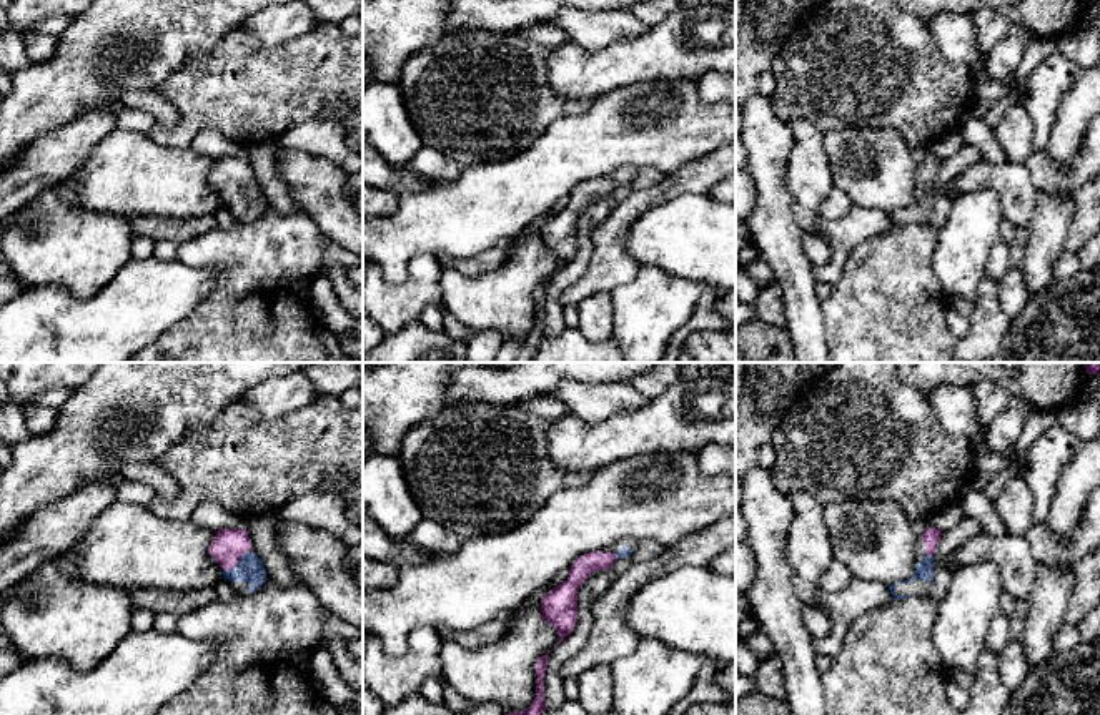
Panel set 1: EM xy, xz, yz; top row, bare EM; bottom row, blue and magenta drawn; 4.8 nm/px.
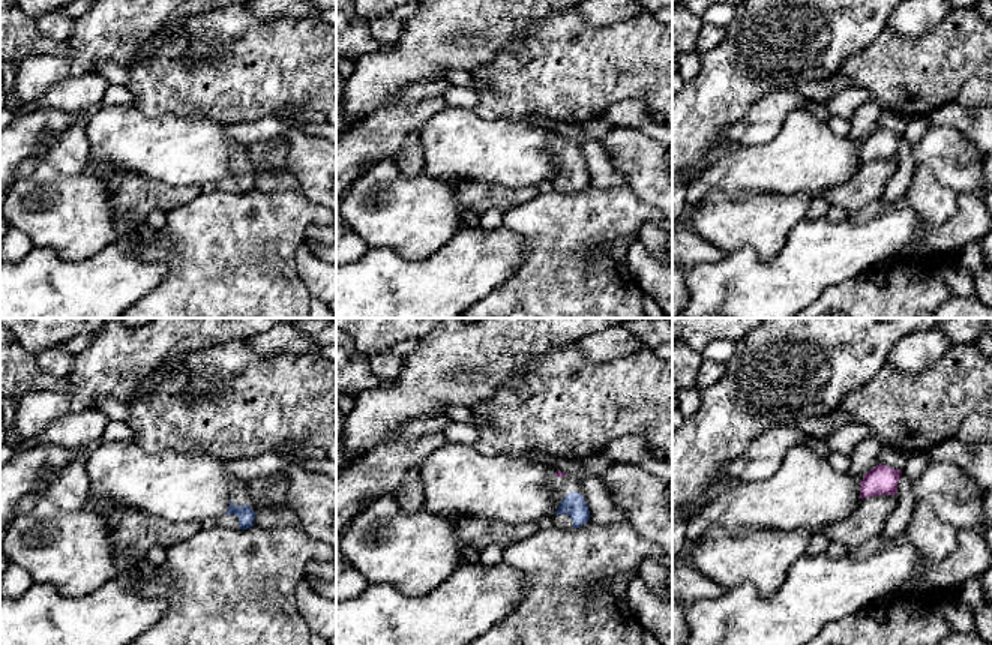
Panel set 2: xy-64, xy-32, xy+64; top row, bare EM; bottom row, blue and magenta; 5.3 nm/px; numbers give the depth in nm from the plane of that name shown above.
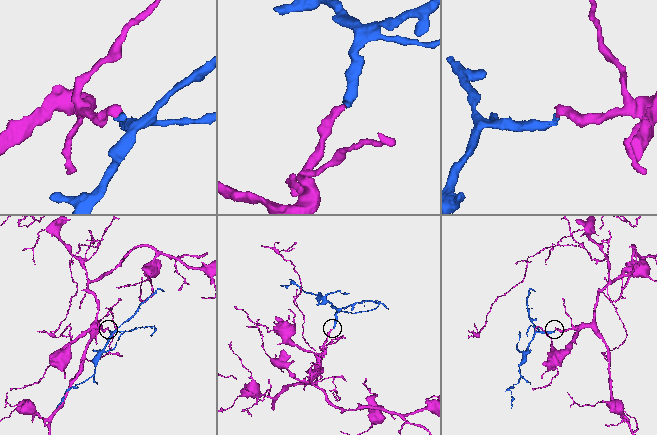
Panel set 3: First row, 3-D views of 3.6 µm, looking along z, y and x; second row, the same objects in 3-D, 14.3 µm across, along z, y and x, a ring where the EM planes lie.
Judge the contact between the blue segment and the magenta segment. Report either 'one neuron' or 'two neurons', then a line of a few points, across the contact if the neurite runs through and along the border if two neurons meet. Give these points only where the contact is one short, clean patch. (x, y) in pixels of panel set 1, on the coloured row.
one neuron | xy (250, 569), (237, 564), (228, 546)

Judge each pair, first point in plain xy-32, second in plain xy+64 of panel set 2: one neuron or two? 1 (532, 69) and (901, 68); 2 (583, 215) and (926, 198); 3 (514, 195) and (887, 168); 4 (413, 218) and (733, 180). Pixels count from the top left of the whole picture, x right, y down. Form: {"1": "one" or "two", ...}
{"1": "one", "2": "one", "3": "one", "4": "two"}

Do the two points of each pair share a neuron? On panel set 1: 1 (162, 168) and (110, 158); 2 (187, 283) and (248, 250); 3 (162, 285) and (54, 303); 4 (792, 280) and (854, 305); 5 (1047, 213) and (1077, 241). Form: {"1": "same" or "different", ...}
{"1": "same", "2": "different", "3": "same", "4": "different", "5": "different"}

